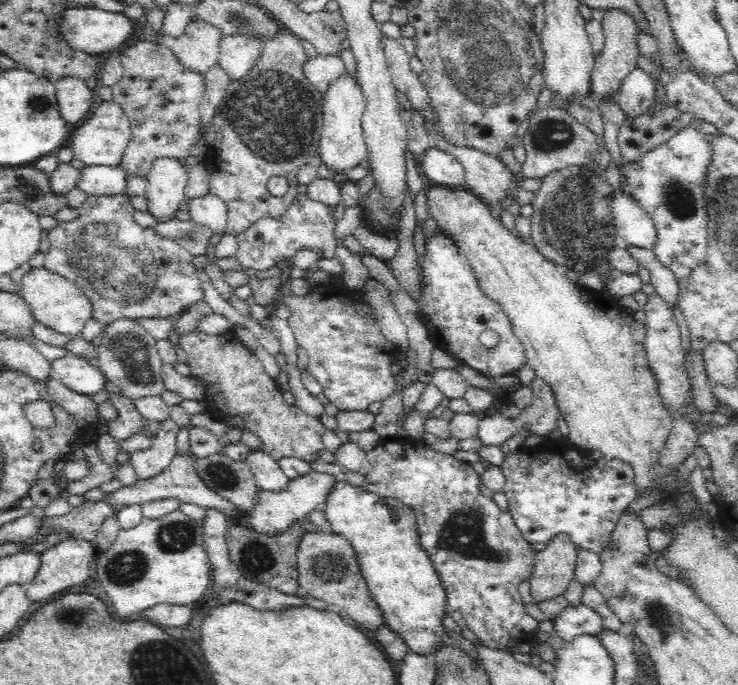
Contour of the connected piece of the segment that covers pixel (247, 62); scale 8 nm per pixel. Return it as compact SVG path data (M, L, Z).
M223 35L219 44L218 64L231 81L237 81L256 65L265 43L263 35Z

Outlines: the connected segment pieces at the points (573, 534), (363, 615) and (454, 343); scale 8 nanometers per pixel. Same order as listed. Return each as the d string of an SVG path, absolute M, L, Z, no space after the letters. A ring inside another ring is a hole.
M550 446L550 450L546 450L546 454L539 455L537 450L527 450L521 448L517 453L512 453L504 456L502 464L500 464L500 471L504 475L504 486L503 493L507 498L508 508L510 509L510 516L513 518L514 525L518 527L518 530L521 532L521 536L528 542L538 544L547 544L553 537L556 537L558 534L566 534L570 541L572 541L578 548L584 550L590 550L592 553L599 555L602 550L608 548L609 542L611 540L611 535L613 534L614 528L619 523L620 516L626 510L626 506L634 500L634 471L633 467L630 465L618 460L618 459L604 459L601 458L599 461L591 458L590 451L586 449L580 449L576 446L570 446L570 450L574 450L574 454L566 454L566 450L562 446Z
M306 532L302 534L297 548L297 571L300 574L300 586L308 595L324 600L336 610L346 610L352 620L362 624L368 630L376 630L385 624L385 617L377 603L370 598L365 579L362 578L357 554L350 541L338 534Z
M428 231L425 248L420 267L420 298L414 301L428 335L434 342L434 348L444 350L460 364L480 371L489 379L513 375L526 362L525 350L520 339L514 335L510 319L502 307L483 294L470 262L459 253L457 245L447 233ZM485 330L492 330L500 335L499 342L492 348L480 343L480 335Z

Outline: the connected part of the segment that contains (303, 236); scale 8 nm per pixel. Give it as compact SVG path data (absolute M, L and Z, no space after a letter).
M301 189L279 219L262 217L237 235L237 241L239 247L235 256L243 270L248 272L268 270L276 262L294 256L294 252L298 252L300 248L310 248L320 259L331 259L336 255L338 246L335 220L332 220L328 206L312 200Z

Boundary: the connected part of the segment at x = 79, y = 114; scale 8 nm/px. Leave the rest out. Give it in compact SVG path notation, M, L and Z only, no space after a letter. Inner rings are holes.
M63 77L55 87L62 118L68 123L80 122L92 106L93 87L75 77Z

